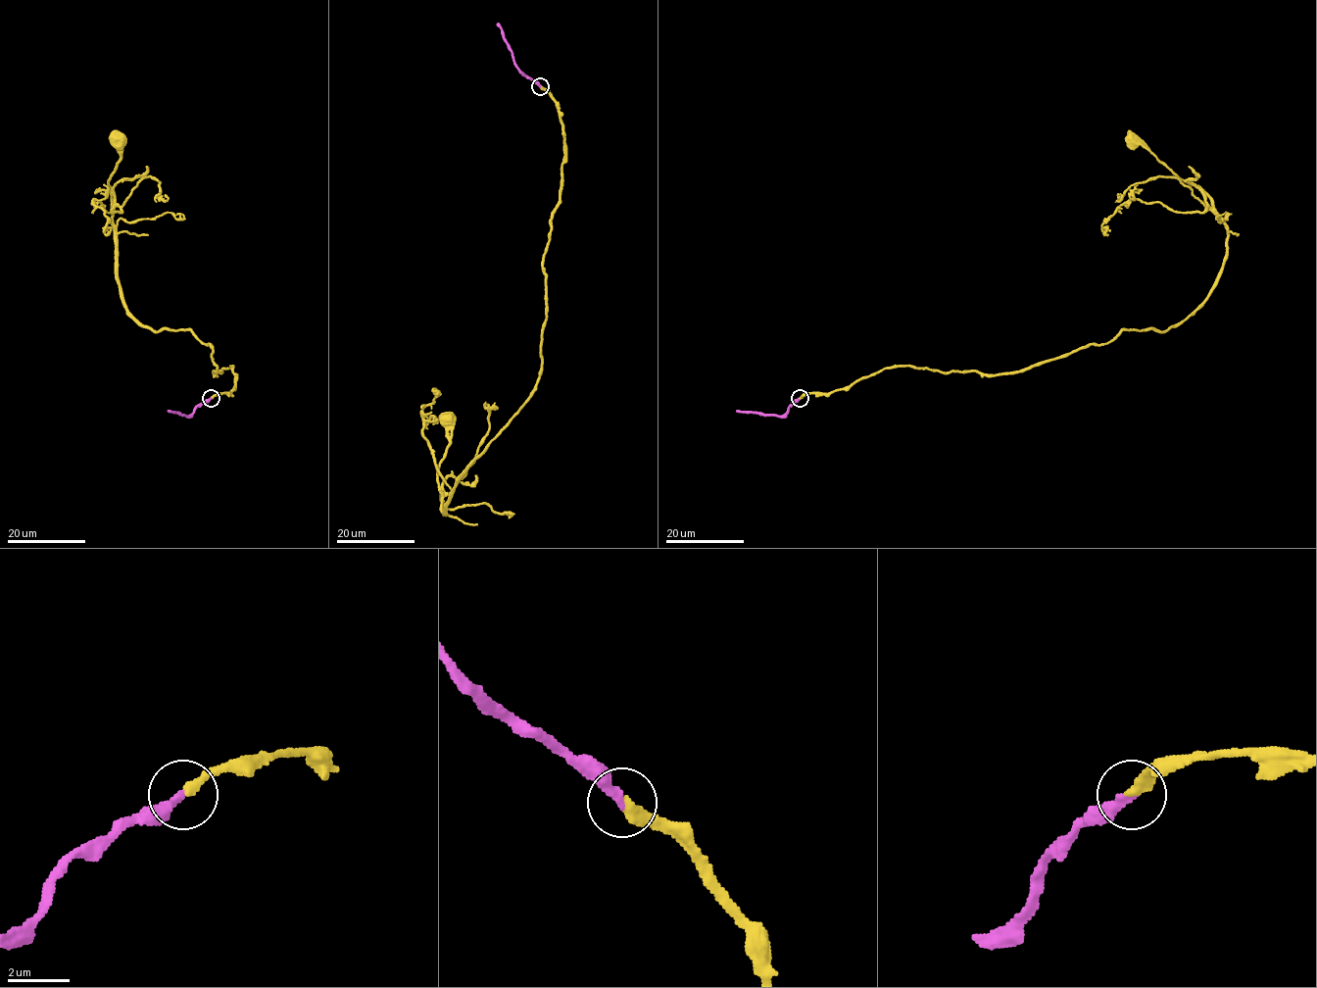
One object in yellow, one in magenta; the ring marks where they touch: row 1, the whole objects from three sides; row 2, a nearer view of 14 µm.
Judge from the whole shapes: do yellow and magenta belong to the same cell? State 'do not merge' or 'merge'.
merge

